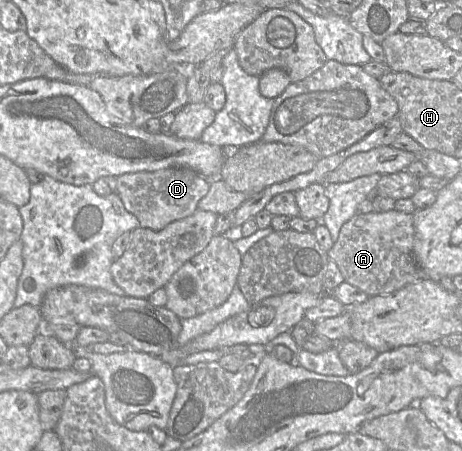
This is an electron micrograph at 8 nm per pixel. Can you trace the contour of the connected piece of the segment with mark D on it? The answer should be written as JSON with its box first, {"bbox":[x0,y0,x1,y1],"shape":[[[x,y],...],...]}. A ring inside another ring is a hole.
{"bbox":[116,168,210,231],"shape":[[[184,168],[126,173],[116,177],[116,183],[117,194],[125,209],[138,219],[141,227],[155,231],[192,215],[210,187],[210,180]]]}

